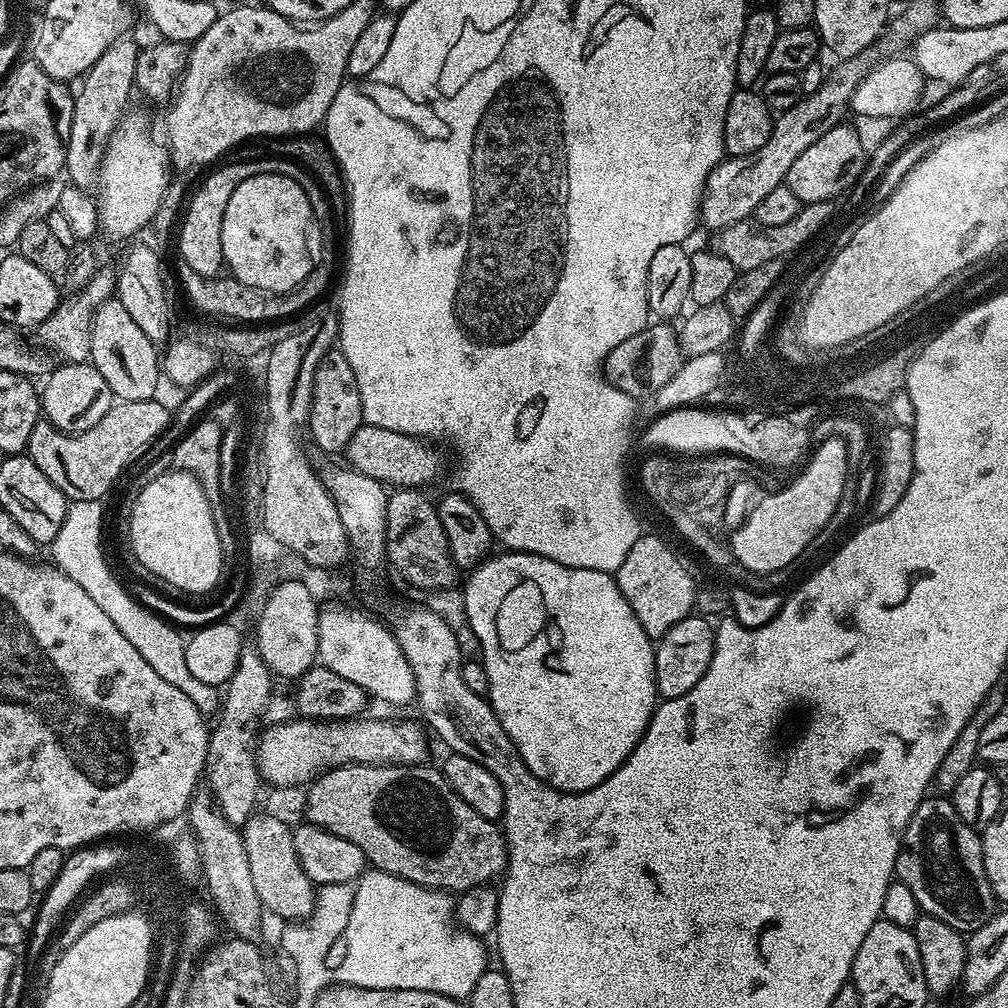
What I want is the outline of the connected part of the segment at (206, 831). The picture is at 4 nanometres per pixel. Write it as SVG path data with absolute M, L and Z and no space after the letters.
M208 790L192 793L192 800L186 809L187 816L188 824L192 827L191 835L200 847L202 880L203 883L208 883L208 892L213 900L211 903L222 917L223 927L225 924L232 931L229 933L241 940L256 938L260 932L262 905L258 898L258 890L254 890L254 878L250 878L250 862L246 858L243 831L229 822L223 812L218 810L218 805Z

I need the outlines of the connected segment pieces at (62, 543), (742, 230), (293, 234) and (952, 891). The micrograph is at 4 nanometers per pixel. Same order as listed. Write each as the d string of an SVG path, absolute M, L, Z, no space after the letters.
M73 500L68 505L68 513L62 522L62 530L58 530L55 540L50 545L50 551L54 559L55 567L67 574L71 580L78 582L90 598L94 598L96 605L108 615L110 622L122 630L126 642L146 658L152 667L170 686L182 690L194 706L205 718L212 718L217 715L222 704L222 696L215 687L200 682L190 674L187 666L185 648L186 640L180 637L181 629L177 625L164 619L159 611L151 612L143 608L130 593L124 589L124 584L112 573L108 560L104 557L104 507L99 500Z
M827 200L803 205L798 218L786 222L786 226L762 226L756 223L755 219L749 218L719 229L713 235L716 237L713 238L711 247L718 254L722 254L722 258L727 258L740 272L754 270L754 266L762 266L762 262L770 262L779 256L791 257L793 254L788 248L792 249L794 254L799 253L807 240L814 239L823 230L824 223L832 216L832 207Z
M258 173L246 178L234 190L226 205L226 218L222 218L222 254L227 271L246 286L265 293L267 288L284 288L293 292L310 274L308 260L304 260L304 223L308 221L310 202L304 204L306 194L293 178L276 173Z
M925 798L918 806L918 810L914 810L904 831L900 853L896 859L895 879L910 886L914 898L918 898L921 913L946 922L961 934L971 934L980 929L989 918L996 915L998 901L986 878L984 855L977 829L971 828L966 822L962 822L962 818L958 818L956 807L952 804L951 799L940 799L944 800Z

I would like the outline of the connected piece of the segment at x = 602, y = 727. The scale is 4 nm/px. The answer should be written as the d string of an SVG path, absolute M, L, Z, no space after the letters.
M504 550L501 553L501 556L489 555L482 563L471 569L467 573L468 581L464 584L464 616L468 619L477 642L480 643L479 655L482 657L488 679L486 699L496 712L498 722L502 722L502 730L510 734L522 762L526 762L528 769L538 779L560 792L585 792L610 778L610 774L614 774L614 770L618 770L618 766L626 762L636 743L644 737L644 731L652 720L653 712L656 711L658 693L653 637L648 636L646 630L642 630L642 622L638 622L630 602L626 602L622 590L616 585L613 573L562 566L562 562L554 562L550 558L529 552Z

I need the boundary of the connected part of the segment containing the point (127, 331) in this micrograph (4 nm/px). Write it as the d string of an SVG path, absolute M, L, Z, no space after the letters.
M115 298L102 302L94 314L91 329L90 362L98 374L106 378L106 386L110 386L113 397L117 401L153 399L157 395L156 387L162 381L162 360L157 345L146 338L142 326L130 318L126 306Z

